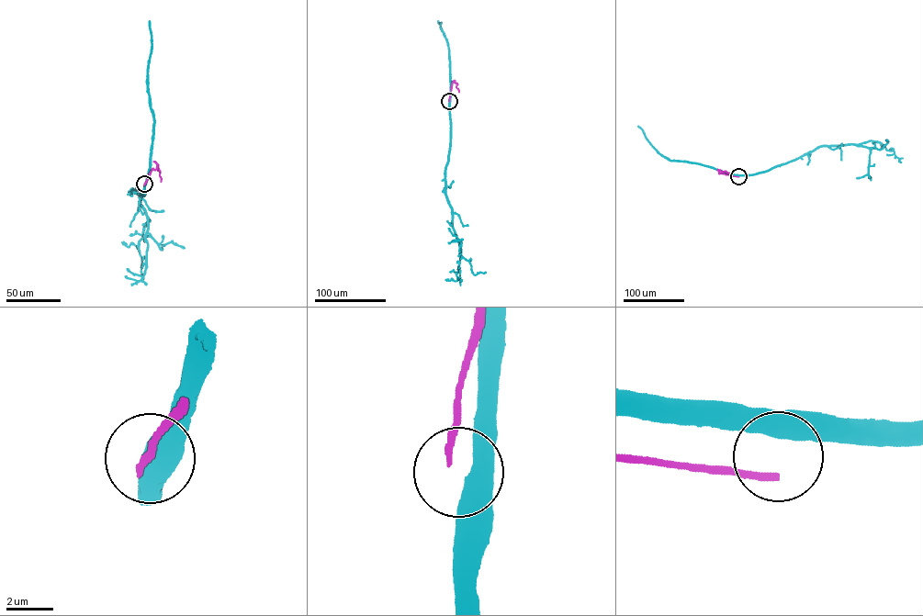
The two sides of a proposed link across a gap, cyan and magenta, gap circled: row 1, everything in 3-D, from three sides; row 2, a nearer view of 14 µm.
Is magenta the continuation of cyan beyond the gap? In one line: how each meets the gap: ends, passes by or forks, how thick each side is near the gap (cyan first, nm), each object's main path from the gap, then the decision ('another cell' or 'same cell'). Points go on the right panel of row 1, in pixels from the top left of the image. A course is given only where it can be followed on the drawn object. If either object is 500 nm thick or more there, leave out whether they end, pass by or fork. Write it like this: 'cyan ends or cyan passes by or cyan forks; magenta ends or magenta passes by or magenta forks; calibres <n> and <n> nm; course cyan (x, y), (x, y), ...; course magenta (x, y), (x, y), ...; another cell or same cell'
calibres 700 and 280 nm; course cyan (738, 175), (768, 171), (820, 147), (871, 140), (894, 151), (901, 162); course magenta (738, 176), (719, 173), (718, 170), (731, 173); another cell

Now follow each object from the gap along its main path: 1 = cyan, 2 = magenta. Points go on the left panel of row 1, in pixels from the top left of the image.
1: (145, 184), (143, 196), (132, 191), (137, 189), (140, 192), (140, 206), (149, 220), (139, 241), (142, 280)
2: (144, 184), (151, 169), (156, 169), (156, 163), (161, 182)

